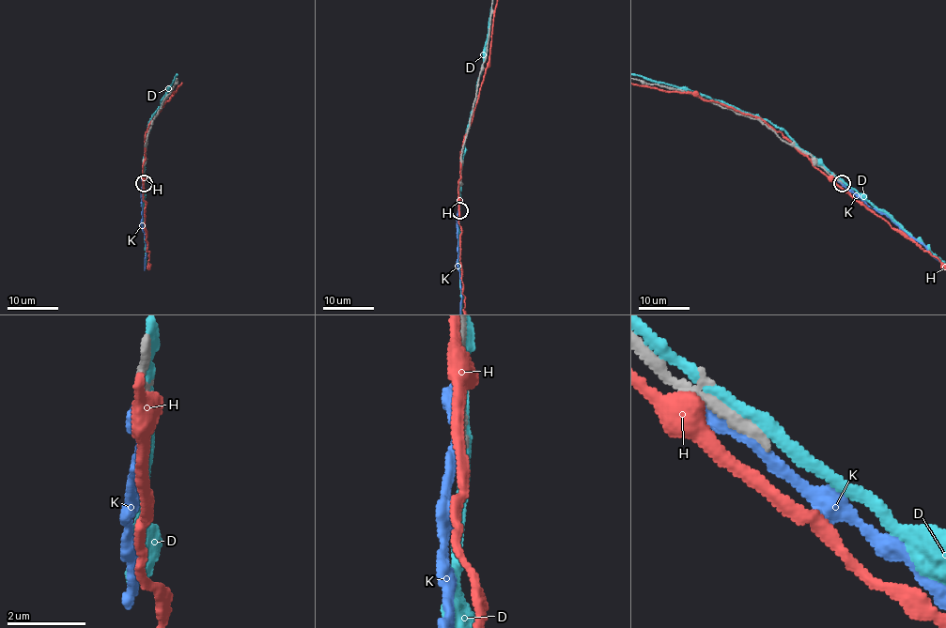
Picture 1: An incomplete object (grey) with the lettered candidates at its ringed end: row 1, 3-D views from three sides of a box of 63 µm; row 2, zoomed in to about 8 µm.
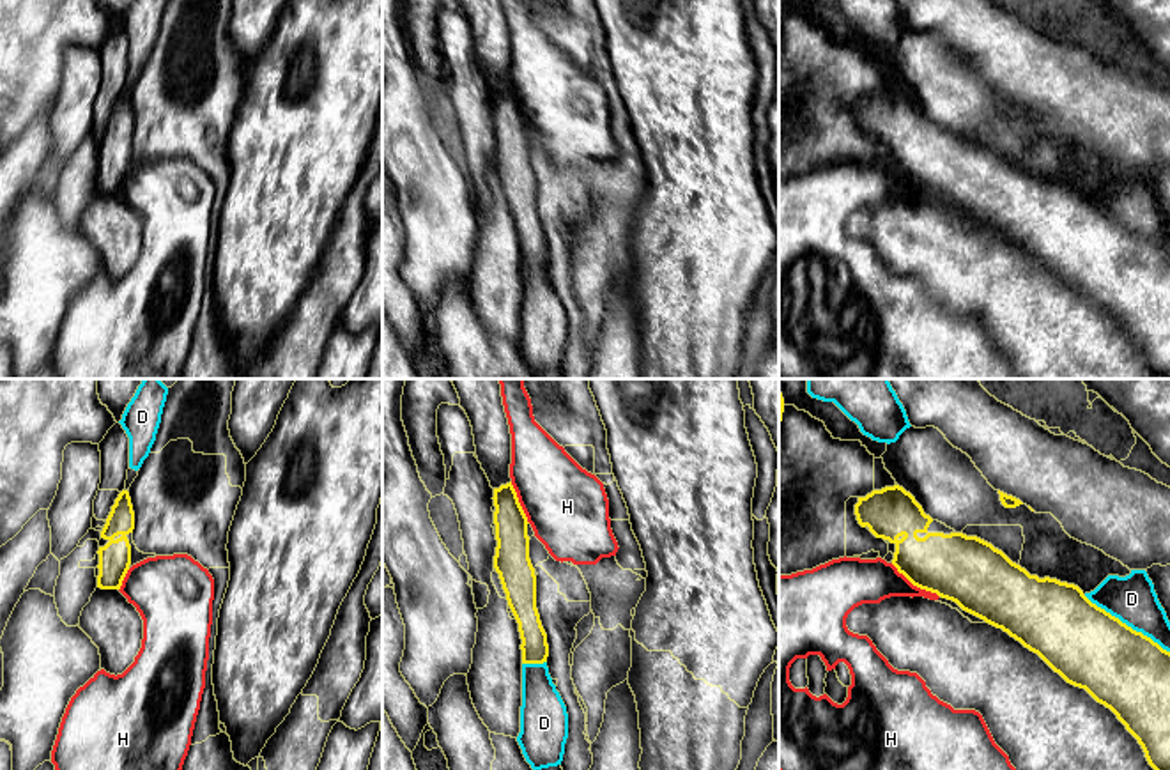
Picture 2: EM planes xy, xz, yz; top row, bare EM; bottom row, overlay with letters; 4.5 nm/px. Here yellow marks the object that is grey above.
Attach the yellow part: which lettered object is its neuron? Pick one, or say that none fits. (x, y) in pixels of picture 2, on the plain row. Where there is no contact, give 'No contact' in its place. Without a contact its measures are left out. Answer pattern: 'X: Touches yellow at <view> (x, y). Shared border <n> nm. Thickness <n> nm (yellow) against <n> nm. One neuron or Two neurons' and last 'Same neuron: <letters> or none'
D: Touches yellow at yz (1124, 227). Shared border 460 nm. Thickness 360 nm (yellow) against 220 nm. Two neurons
H: Touches yellow at yz (915, 188). Shared border 280 nm. Thickness 300 nm (yellow) against 200 nm. Two neurons
K: No contact. Two neurons
Same neuron: none

